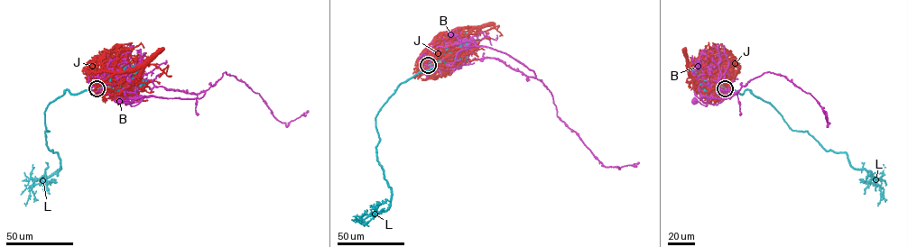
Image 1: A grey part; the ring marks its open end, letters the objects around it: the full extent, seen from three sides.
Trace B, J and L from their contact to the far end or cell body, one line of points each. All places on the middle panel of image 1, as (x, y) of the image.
B: (429, 64), (428, 56), (438, 46), (466, 41), (475, 45), (462, 46), (458, 36), (450, 34)
J: (430, 64), (452, 66), (452, 56), (440, 59), (448, 44), (431, 47), (433, 41), (424, 50), (415, 78)
L: (430, 64), (430, 68), (399, 86), (375, 117), (377, 161), (391, 187), (391, 205), (360, 223), (355, 217)

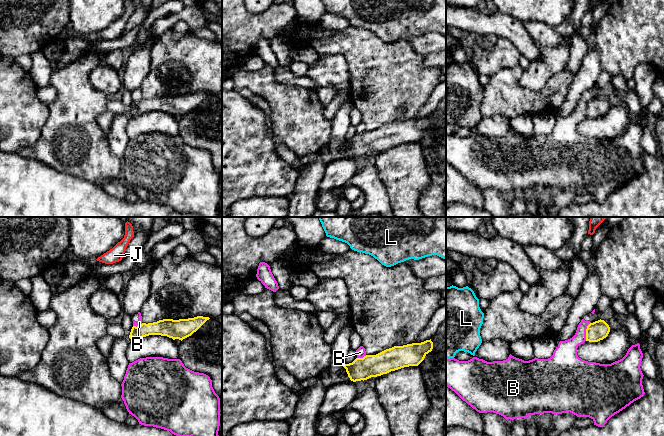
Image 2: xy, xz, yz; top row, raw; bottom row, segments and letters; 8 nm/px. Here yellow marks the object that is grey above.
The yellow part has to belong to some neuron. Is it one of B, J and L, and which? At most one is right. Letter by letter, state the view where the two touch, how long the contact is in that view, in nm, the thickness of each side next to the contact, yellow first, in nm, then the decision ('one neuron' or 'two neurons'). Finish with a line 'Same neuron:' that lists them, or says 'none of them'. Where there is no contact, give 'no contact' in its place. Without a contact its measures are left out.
B: yz | 160 nm | 160/180 nm | two neurons
J: no contact | two neurons
L: no contact | two neurons
Same neuron: none of them

